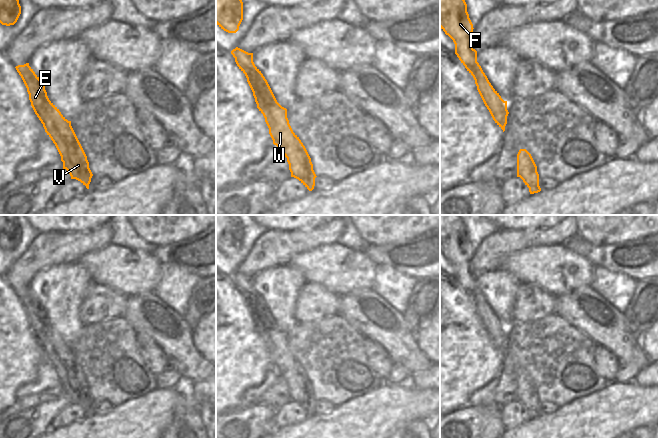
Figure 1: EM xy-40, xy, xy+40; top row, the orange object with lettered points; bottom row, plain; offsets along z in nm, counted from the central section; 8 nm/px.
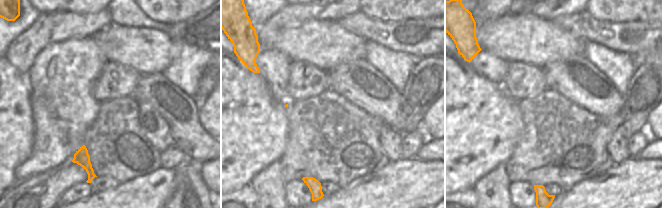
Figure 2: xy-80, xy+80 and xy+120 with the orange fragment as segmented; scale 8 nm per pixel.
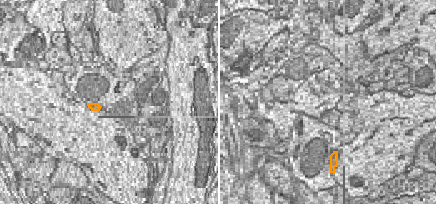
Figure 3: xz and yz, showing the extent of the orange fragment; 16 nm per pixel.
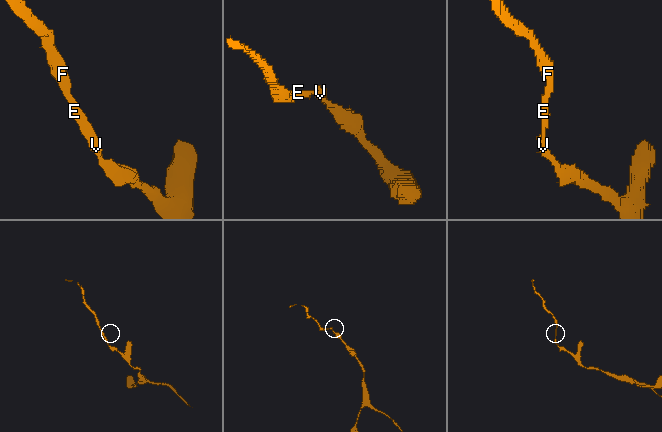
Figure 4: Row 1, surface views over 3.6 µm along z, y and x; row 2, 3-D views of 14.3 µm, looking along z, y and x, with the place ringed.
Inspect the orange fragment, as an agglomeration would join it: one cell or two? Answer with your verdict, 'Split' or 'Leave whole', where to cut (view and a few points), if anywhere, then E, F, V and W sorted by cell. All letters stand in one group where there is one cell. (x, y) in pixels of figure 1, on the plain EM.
Leave whole. No split. Groups: E F V W.

